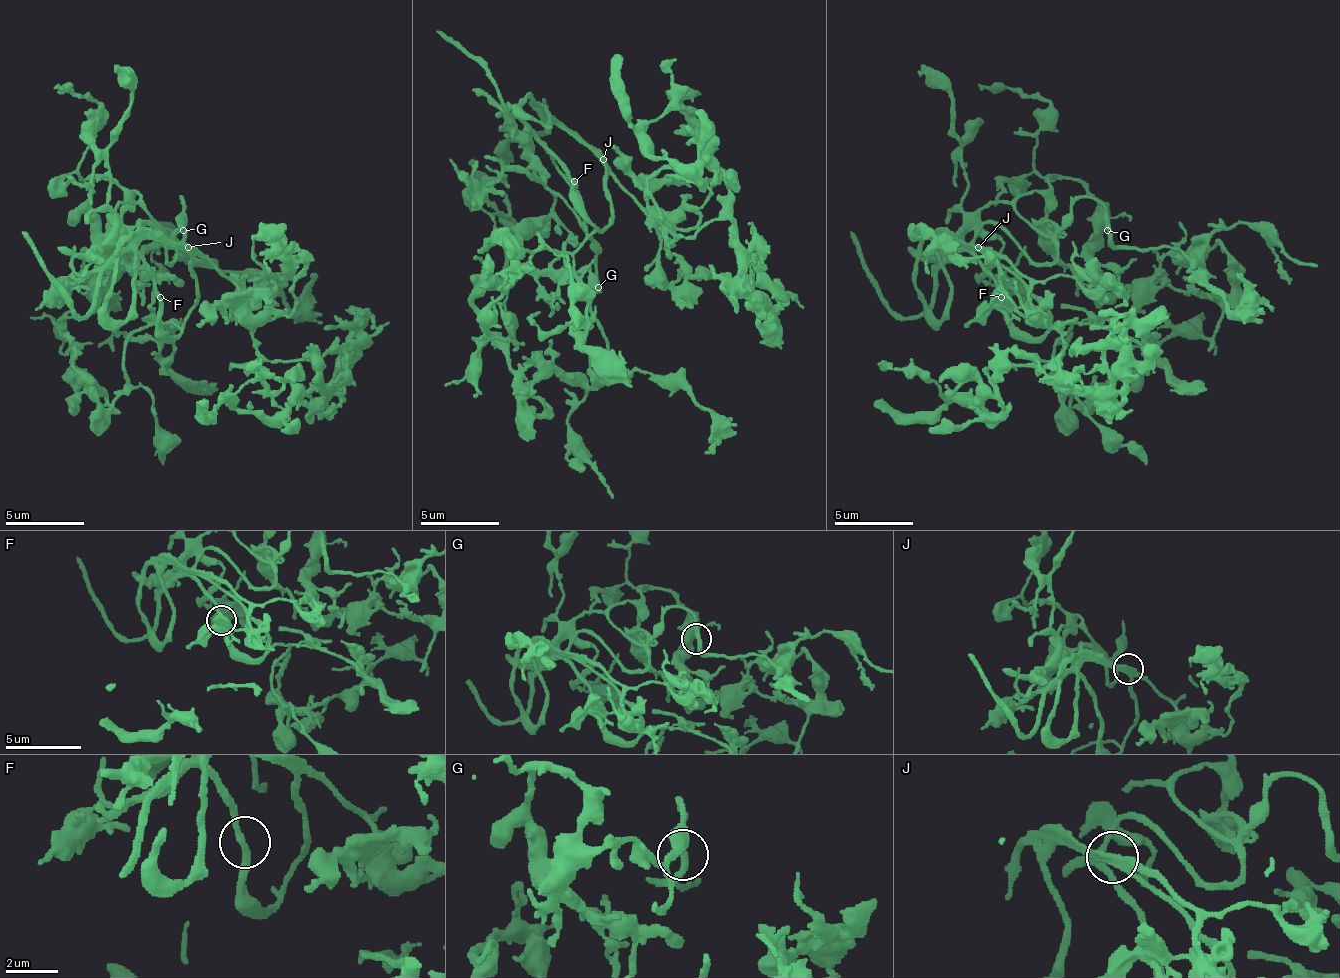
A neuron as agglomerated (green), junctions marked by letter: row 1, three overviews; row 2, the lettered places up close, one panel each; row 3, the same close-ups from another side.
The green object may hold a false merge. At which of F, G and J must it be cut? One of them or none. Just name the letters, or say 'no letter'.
no letter

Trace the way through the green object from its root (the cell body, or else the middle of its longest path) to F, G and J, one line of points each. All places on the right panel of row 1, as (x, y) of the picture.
F: (985, 273), (1001, 297)
G: (985, 273), (973, 250), (985, 222), (1036, 262), (1056, 258), (1056, 230), (1079, 199), (1103, 207), (1107, 230)
J: (985, 273), (997, 289), (1005, 316), (1016, 328), (1032, 336), (1040, 336), (1048, 328), (1048, 309), (977, 246)

